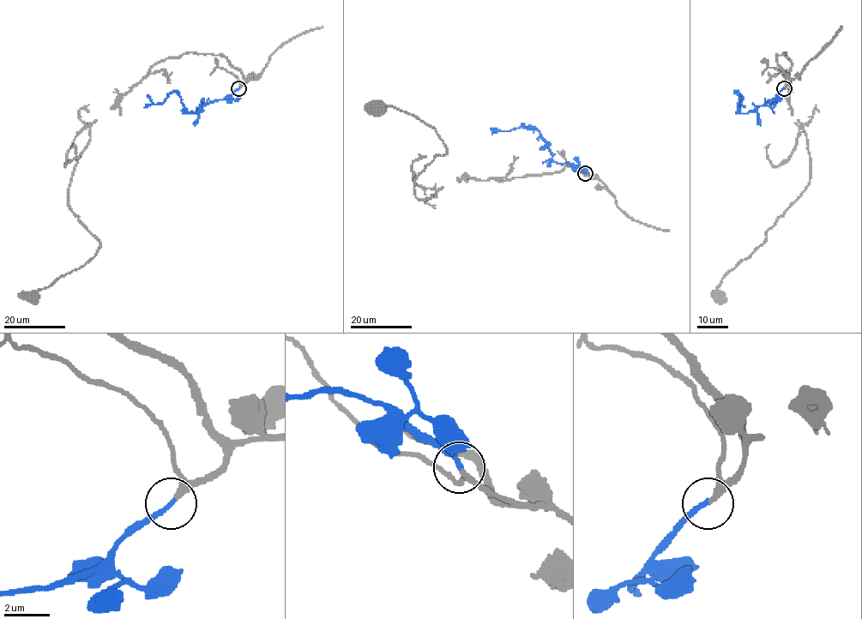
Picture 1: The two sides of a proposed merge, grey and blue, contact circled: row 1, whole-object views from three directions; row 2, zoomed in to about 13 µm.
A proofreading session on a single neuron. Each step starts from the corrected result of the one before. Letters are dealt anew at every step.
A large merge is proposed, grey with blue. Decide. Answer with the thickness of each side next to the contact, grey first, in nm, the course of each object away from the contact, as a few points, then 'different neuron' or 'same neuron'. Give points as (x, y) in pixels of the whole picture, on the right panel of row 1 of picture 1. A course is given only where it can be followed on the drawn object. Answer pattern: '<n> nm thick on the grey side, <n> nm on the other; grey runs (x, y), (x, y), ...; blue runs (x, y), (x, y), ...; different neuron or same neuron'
220 nm thick on the grey side, 190 nm on the other; grey runs (784, 88), (776, 57), (785, 52), (810, 181), (724, 276), (719, 297); blue runs (784, 88), (769, 105), (760, 105), (740, 114), (738, 92), (741, 104), (742, 95); same neuron

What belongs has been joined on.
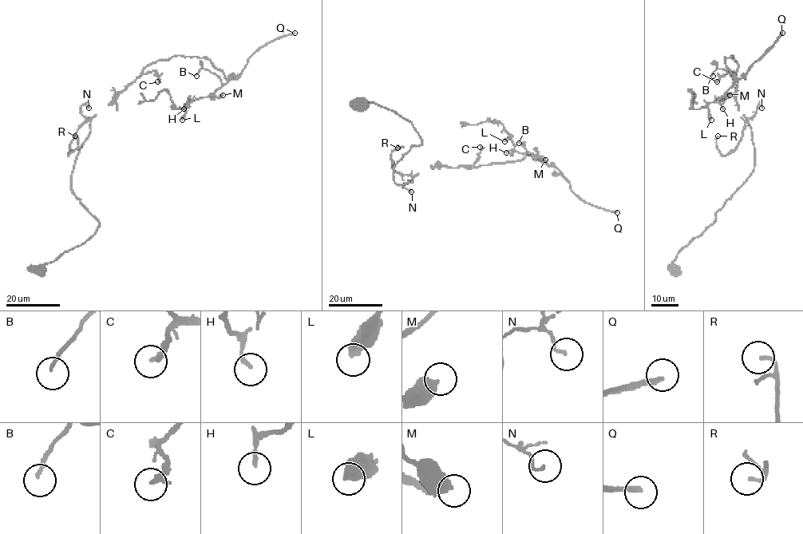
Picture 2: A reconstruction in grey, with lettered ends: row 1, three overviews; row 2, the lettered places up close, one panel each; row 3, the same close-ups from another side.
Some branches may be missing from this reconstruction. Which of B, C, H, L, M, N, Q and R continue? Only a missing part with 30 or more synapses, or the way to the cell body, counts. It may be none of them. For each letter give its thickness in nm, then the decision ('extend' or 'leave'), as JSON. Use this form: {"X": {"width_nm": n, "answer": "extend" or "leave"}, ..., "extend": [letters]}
{"B": {"width_nm": 140, "answer": "leave"}, "C": {"width_nm": 240, "answer": "leave"}, "H": {"width_nm": 160, "answer": "leave"}, "L": {"width_nm": 440, "answer": "leave"}, "M": {"width_nm": 550, "answer": "leave"}, "N": {"width_nm": 110, "answer": "leave"}, "Q": {"width_nm": 200, "answer": "extend"}, "R": {"width_nm": 150, "answer": "leave"}, "extend": ["Q"]}

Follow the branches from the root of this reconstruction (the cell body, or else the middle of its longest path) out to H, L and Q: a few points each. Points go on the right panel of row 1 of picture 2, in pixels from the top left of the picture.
H: (674, 270), (680, 251), (715, 221), (753, 168), (733, 55), (725, 59), (735, 83), (719, 102), (722, 108)
L: (674, 270), (680, 251), (715, 221), (753, 168), (733, 55), (725, 61), (735, 83), (708, 104), (711, 120)
Q: (674, 270), (754, 166), (751, 126), (736, 100), (738, 64), (725, 59), (741, 78), (782, 33)

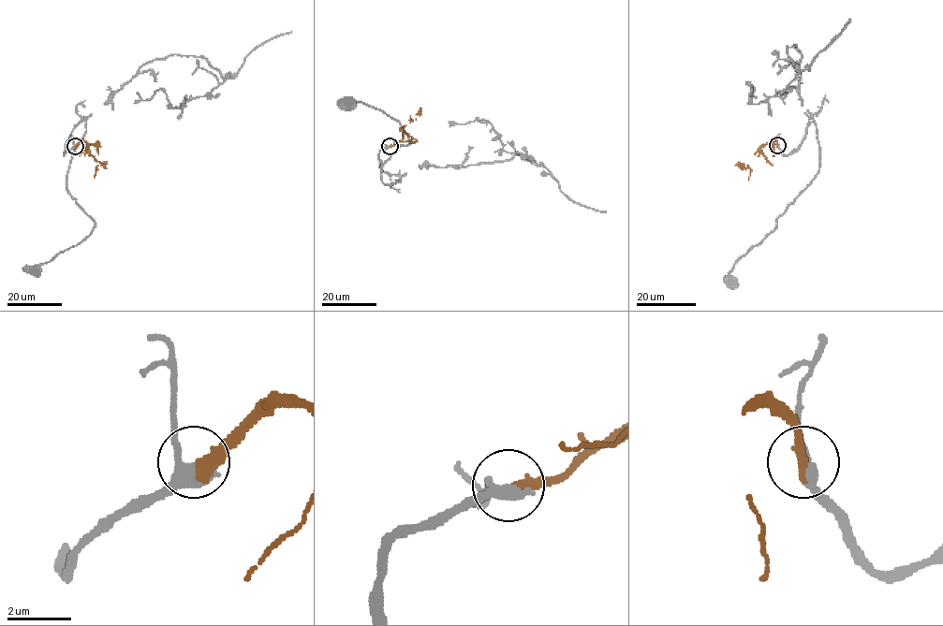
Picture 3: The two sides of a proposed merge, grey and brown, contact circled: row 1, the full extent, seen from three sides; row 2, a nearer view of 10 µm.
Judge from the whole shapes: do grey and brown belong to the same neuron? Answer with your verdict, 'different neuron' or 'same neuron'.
same neuron

